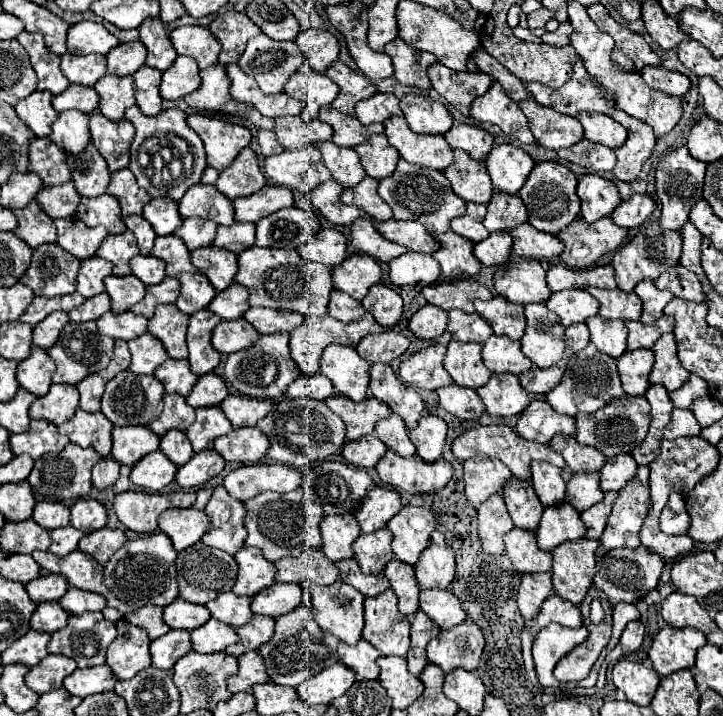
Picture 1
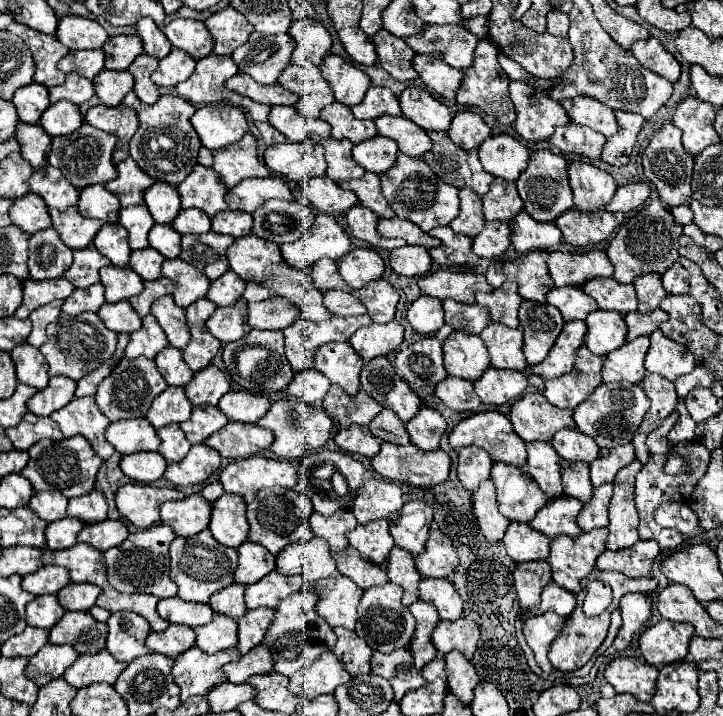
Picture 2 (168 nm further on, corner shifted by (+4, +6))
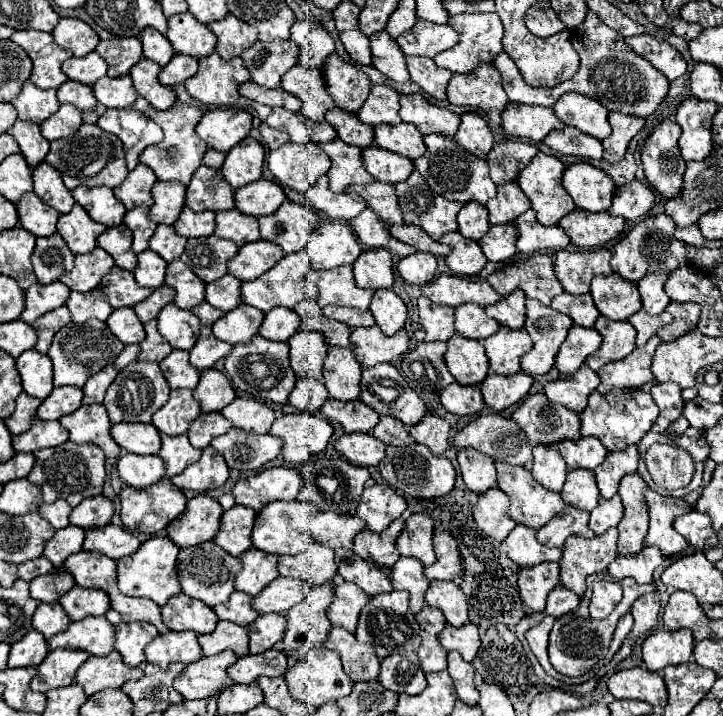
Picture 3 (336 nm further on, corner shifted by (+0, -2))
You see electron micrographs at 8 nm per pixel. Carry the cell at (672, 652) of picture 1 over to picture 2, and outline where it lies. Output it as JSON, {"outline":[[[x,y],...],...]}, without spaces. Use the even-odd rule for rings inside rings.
{"outline":[[[659,620],[639,636],[639,648],[647,662],[661,668],[663,664],[681,662],[687,656],[691,636],[691,624]]]}

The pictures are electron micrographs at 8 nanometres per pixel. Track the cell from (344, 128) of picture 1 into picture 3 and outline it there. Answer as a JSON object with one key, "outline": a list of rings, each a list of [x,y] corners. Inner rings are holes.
{"outline":[[[333,108],[325,114],[325,120],[335,128],[337,136],[343,142],[355,144],[359,148],[367,148],[373,144],[373,128],[367,124],[361,124],[353,112]]]}

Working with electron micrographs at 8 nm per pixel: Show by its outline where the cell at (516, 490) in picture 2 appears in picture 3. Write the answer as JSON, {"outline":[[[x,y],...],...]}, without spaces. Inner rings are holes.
{"outline":[[[497,464],[497,486],[509,496],[509,516],[517,524],[531,528],[545,526],[565,506],[557,492],[537,484],[531,472],[523,466]]]}

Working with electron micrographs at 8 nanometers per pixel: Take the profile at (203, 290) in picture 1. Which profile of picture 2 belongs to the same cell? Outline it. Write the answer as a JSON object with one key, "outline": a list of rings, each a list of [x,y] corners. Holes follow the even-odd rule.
{"outline":[[[179,258],[165,260],[161,274],[177,284],[173,298],[175,298],[175,304],[179,304],[181,308],[187,308],[195,300],[207,296],[207,290],[209,290],[209,284],[211,284],[209,278],[203,276],[203,272],[199,272],[197,268],[193,268],[191,264],[187,264]]]}

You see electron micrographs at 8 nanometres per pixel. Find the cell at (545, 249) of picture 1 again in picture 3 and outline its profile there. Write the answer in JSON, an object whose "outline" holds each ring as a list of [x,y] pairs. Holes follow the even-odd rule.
{"outline":[[[527,210],[515,220],[517,226],[517,250],[521,254],[535,254],[535,252],[557,252],[565,250],[569,238],[565,236],[561,226],[541,226],[535,218],[533,210]]]}

